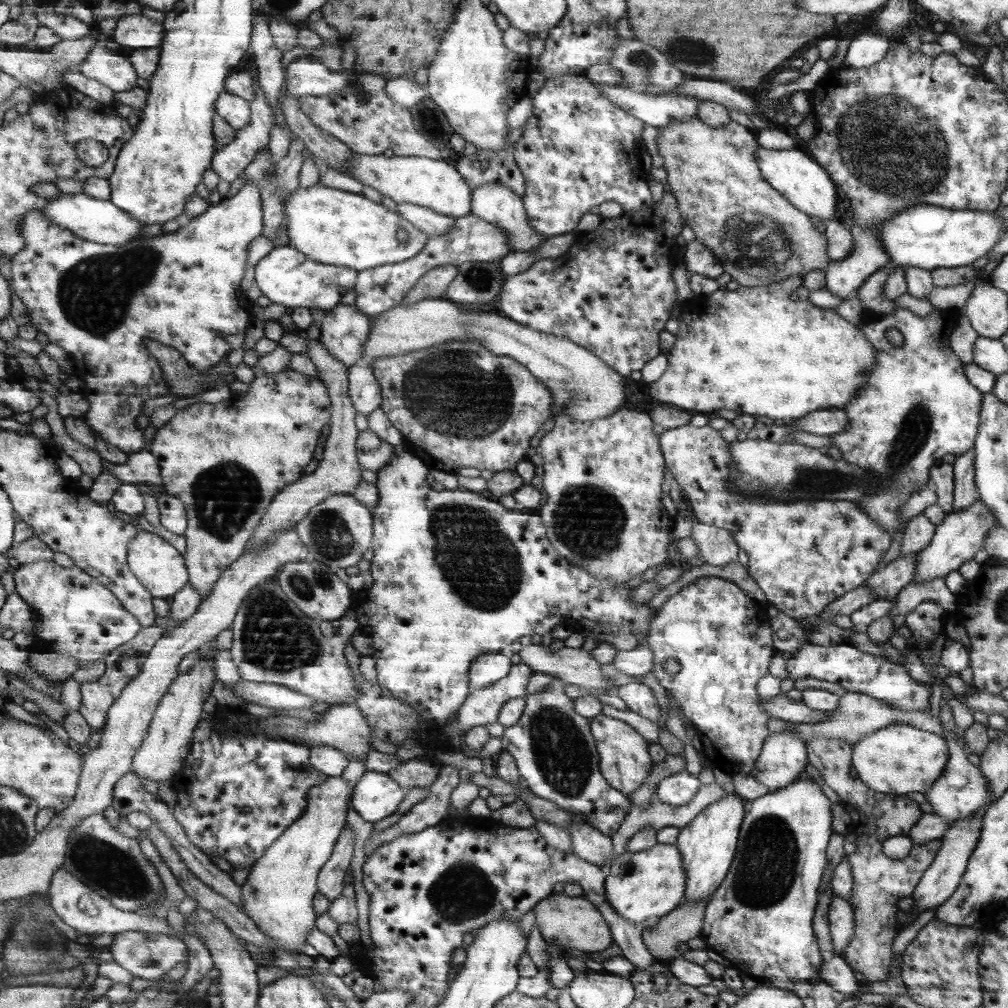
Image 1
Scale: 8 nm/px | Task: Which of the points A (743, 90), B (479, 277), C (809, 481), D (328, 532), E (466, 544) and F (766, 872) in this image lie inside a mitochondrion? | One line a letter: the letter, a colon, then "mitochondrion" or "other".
A: other
B: mitochondrion
C: mitochondrion
D: mitochondrion
E: mitochondrion
F: mitochondrion

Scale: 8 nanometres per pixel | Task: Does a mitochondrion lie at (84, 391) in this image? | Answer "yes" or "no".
no

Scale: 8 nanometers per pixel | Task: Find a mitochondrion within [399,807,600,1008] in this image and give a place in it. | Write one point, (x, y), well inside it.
(476, 895)

